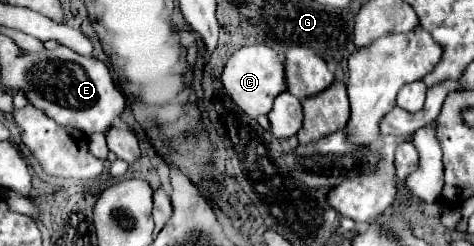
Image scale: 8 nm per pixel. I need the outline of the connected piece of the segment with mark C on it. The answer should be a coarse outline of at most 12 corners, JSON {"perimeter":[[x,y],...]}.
{"perimeter":[[265,44],[239,48],[223,86],[251,118],[287,90],[283,58]]}

